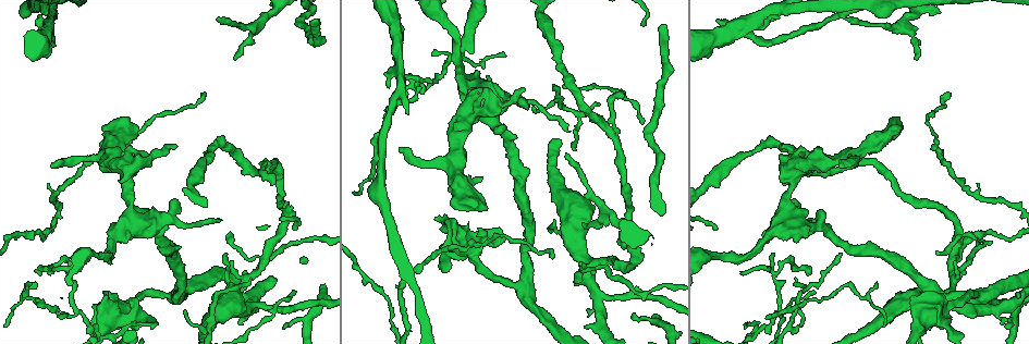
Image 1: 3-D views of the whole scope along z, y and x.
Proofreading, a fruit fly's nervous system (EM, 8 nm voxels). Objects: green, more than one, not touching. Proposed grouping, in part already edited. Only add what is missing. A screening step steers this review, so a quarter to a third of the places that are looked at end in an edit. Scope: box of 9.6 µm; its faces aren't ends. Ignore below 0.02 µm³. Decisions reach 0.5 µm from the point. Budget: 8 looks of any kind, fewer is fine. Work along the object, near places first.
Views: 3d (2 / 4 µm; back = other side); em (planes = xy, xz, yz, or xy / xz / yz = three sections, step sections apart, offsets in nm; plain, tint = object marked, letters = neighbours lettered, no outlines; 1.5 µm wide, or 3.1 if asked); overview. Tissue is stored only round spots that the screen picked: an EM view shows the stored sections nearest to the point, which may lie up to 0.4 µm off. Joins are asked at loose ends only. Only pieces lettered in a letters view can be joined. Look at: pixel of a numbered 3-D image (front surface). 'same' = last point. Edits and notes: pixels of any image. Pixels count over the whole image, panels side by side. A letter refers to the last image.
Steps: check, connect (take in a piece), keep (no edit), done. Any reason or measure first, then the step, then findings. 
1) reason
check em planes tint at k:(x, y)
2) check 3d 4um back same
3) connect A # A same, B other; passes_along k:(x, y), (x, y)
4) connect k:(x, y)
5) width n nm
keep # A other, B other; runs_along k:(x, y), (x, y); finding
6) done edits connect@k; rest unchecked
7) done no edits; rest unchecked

thin end
check em planes letters at 1:(662, 25)

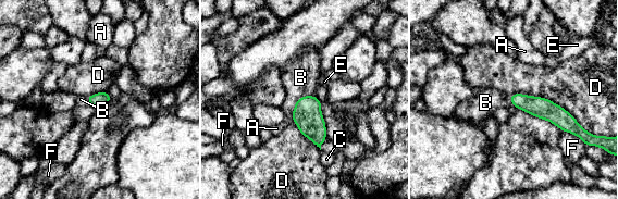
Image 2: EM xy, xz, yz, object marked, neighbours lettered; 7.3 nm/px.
width 110 nm; longest_contact D 600 nm
connect B # A other, B same, C other, D other, E other, F other; the neuron continues

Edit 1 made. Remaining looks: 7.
thin end
check 3d 4um at 1:(565, 155)

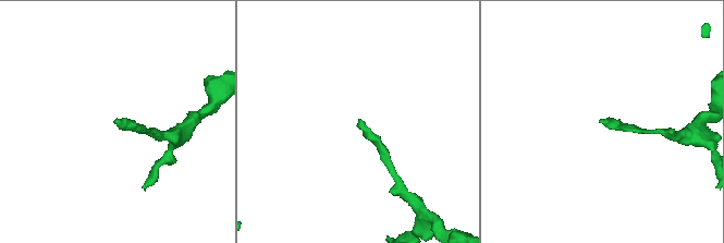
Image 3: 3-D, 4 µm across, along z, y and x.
now the EM
check em planes tint at 3:(600, 121)

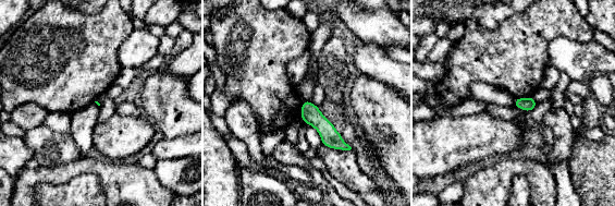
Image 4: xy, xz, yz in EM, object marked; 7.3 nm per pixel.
see the neighbours
check em planes letters same

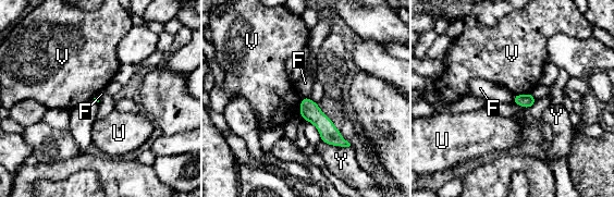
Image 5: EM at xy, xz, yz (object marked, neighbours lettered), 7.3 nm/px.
keep # F other, U other, V other, Y other; border 5:(304, 96), (308, 98); no lettered piece goes on from it

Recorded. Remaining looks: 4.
free end
check 3d 4um at 1:(399, 149)

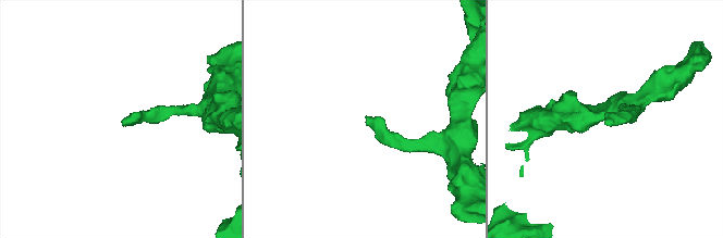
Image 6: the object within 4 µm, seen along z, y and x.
need the tissue
check em yz step 4 tint at 6:(605, 118)

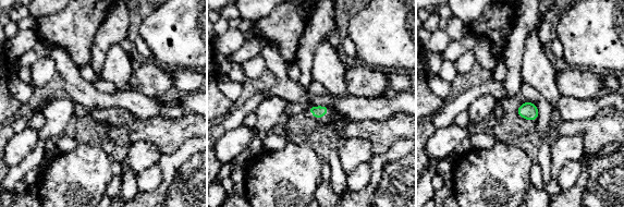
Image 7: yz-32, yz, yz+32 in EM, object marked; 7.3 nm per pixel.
check em planes letters same

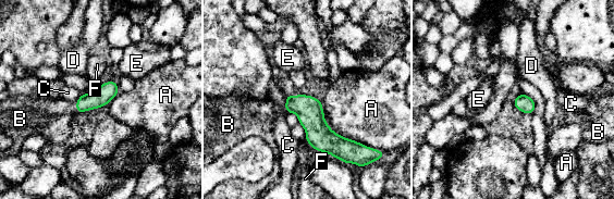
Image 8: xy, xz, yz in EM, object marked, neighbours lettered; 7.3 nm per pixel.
connect B # A other, B same, C other, D other, E other, F other; the neuron continues

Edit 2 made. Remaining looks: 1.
done edits connect@2, connect@8; rest unchecked

